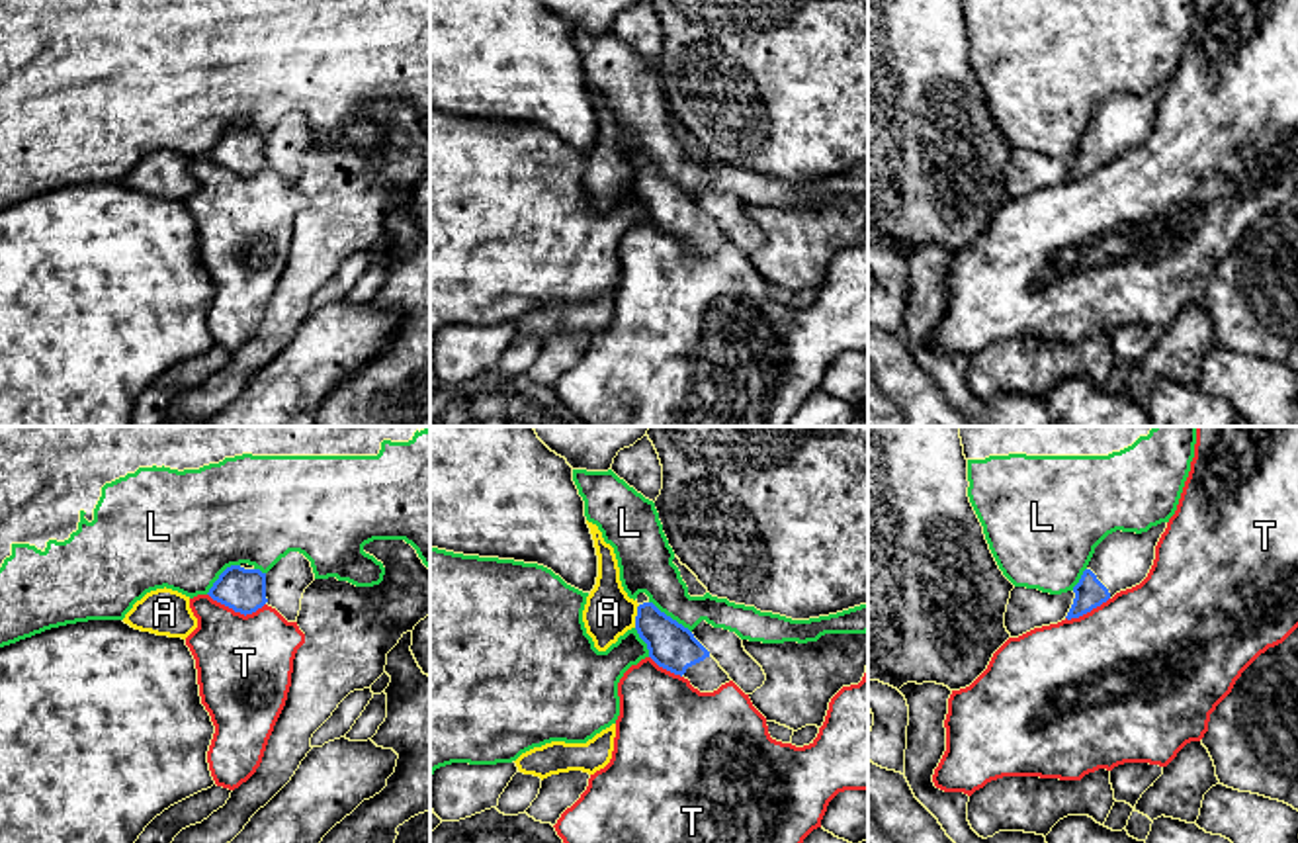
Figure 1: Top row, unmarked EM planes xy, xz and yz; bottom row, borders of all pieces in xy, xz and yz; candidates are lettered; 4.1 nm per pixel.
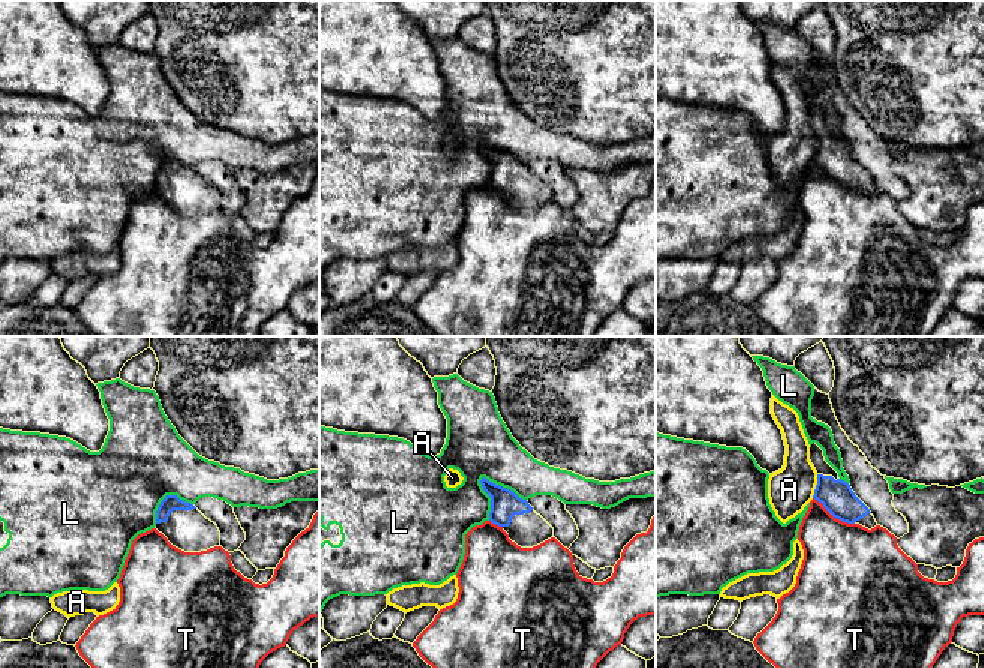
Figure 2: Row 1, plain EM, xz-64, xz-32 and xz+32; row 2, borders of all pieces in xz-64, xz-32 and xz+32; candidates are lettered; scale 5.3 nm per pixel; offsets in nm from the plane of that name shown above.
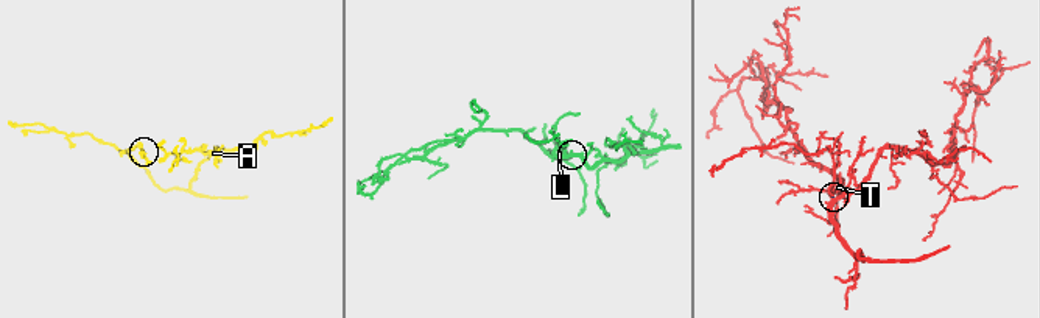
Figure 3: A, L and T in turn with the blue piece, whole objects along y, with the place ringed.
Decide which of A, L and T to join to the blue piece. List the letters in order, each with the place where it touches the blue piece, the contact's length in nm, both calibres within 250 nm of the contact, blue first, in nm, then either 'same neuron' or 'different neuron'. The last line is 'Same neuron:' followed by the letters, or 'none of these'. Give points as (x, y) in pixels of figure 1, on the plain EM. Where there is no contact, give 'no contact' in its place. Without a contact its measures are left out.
A: contact xz (636, 178); length 100 nm; calibres 190 and 200 nm; different neuron
L: contact xz (669, 178); length 220 nm; calibres 190 and 220 nm; different neuron
T: contact xy (237, 173); length 240 nm; calibres 180 and 400 nm; different neuron
Same neuron: none of these

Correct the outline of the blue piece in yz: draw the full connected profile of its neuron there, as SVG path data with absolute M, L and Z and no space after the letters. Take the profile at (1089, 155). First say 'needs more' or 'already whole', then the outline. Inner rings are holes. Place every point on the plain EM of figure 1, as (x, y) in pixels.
needs more; M1161 84L1142 96L1122 92L1108 96L1095 110L1087 131L1073 149L1075 160L1065 180L1079 180L1116 155L1140 147L1153 127L1155 108L1165 90L1167 84Z

